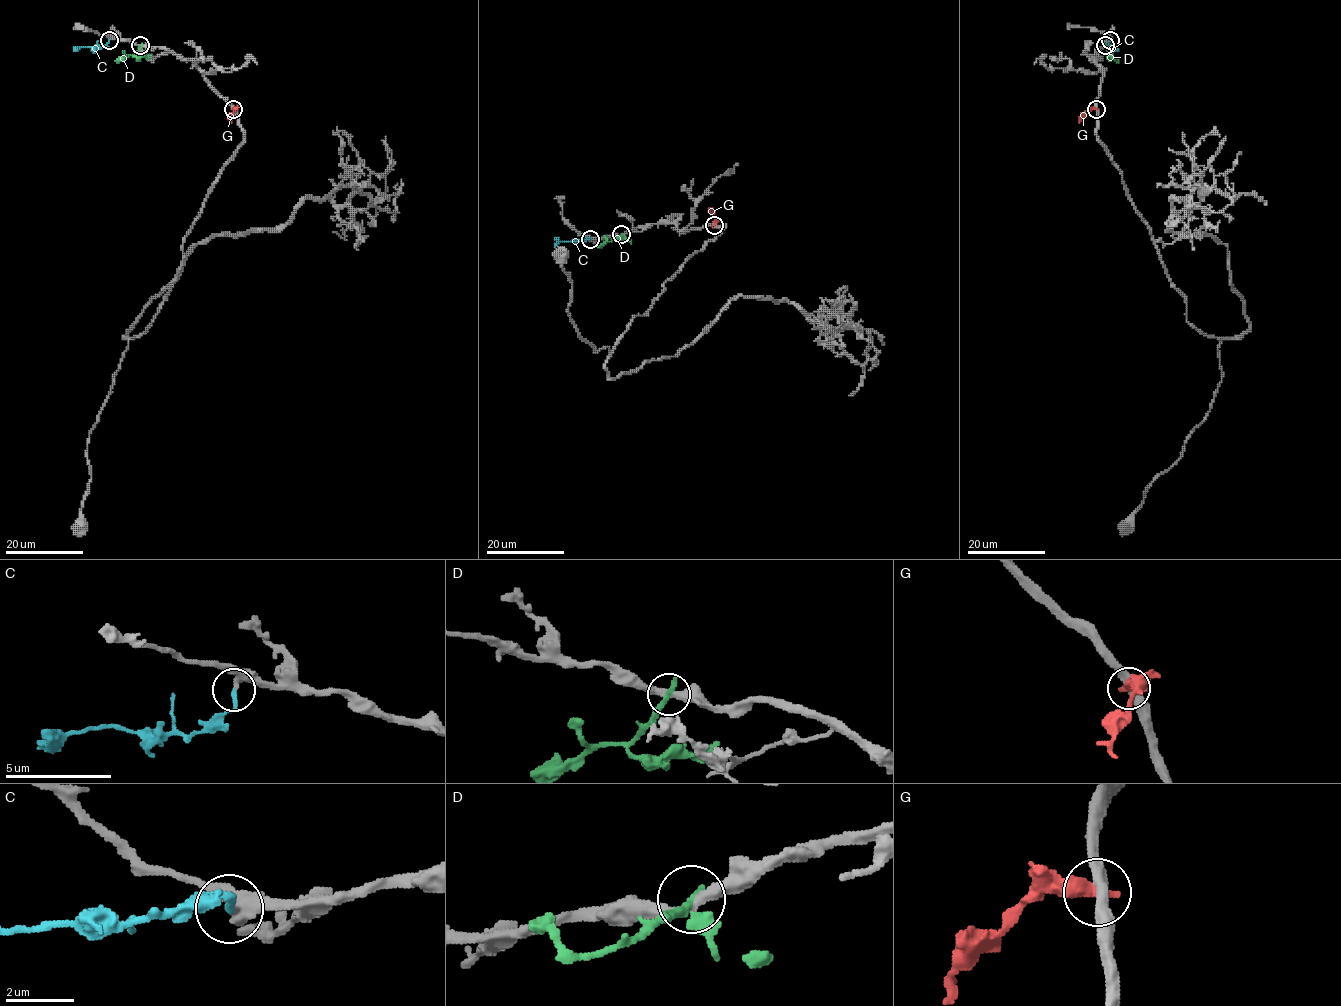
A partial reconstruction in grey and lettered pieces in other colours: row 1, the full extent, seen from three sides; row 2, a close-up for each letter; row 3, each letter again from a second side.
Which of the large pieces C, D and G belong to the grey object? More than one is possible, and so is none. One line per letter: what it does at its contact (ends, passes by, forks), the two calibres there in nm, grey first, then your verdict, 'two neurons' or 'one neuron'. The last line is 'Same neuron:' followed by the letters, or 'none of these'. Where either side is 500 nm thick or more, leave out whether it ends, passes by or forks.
C: it ends; calibres 340 and 200 nm; one neuron
D: it ends; calibres 320 and 280 nm; two neurons
G: calibres 400 and 500 nm; two neurons
Same neuron: C

